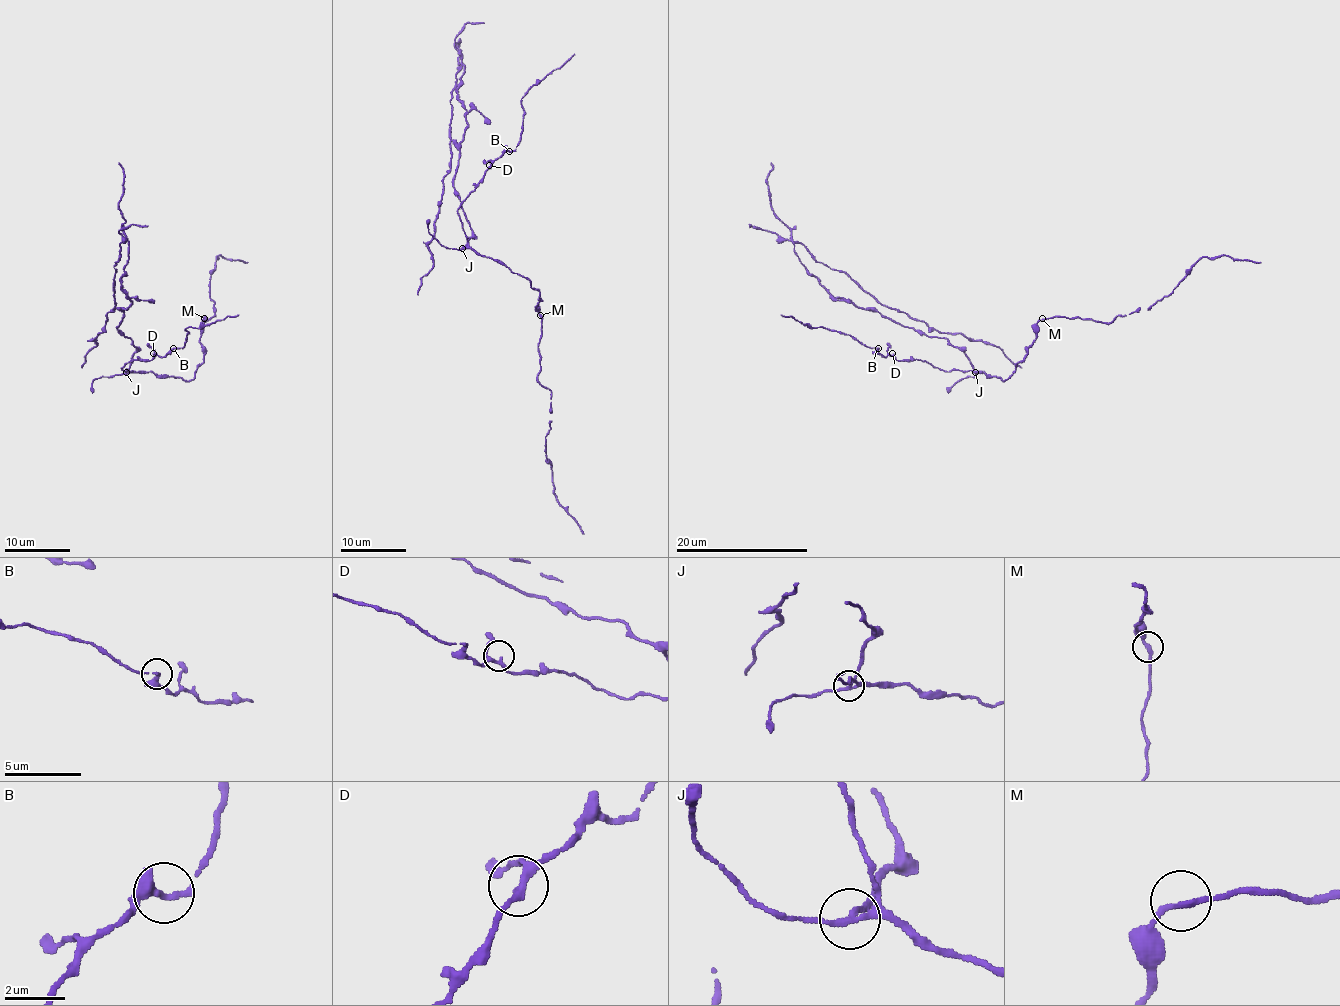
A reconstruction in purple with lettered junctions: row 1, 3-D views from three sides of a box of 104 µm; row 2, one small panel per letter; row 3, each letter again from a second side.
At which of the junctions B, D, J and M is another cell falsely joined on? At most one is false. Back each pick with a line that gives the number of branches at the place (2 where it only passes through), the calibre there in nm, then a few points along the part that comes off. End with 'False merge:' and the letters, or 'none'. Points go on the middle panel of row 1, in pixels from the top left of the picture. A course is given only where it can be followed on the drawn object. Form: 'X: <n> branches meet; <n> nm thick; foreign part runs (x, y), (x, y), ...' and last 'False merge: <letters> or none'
J: 3 branches meet; 160 nm thick; foreign part runs (461, 248), (471, 233), (453, 185), (466, 124), (463, 66), (428, 245), (433, 268), (417, 294)
False merge: J

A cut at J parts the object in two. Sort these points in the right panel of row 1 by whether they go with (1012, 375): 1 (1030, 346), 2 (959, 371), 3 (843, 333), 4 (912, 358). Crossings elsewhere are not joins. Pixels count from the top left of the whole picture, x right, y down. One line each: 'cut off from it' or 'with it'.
1: with it
2: with it
3: with it
4: with it

